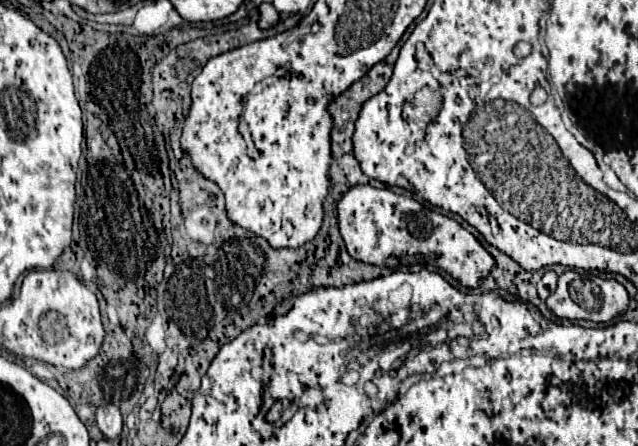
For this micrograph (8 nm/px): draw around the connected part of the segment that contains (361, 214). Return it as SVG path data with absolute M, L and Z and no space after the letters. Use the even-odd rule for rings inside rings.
M357 184L341 196L337 210L339 232L345 240L347 252L355 260L389 268L413 262L433 262L467 288L475 288L479 280L495 266L491 254L455 218L437 214L413 198L399 196L389 188Z

